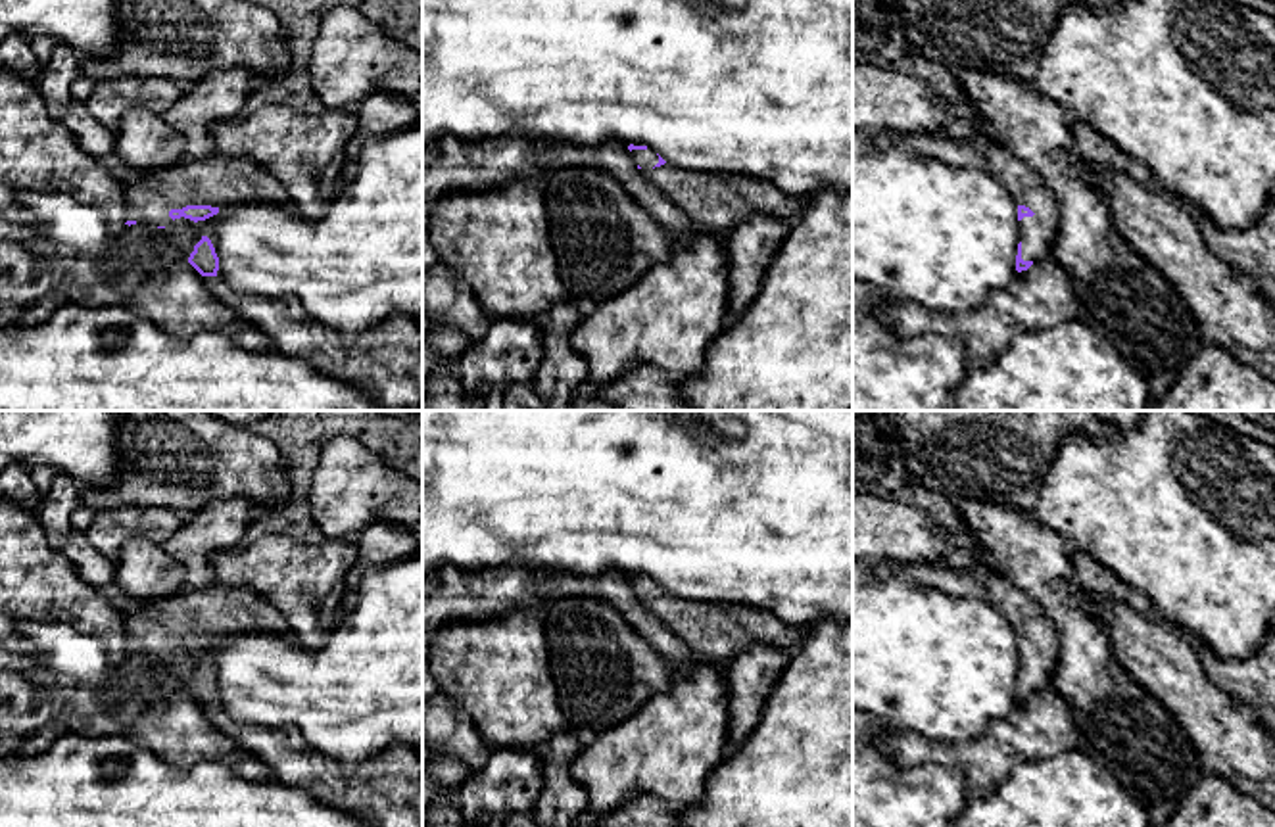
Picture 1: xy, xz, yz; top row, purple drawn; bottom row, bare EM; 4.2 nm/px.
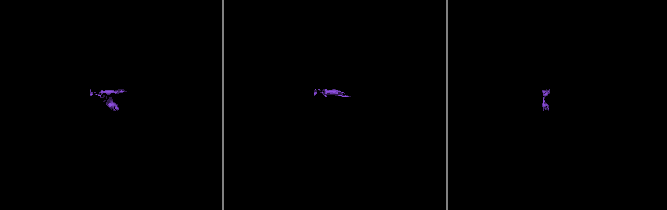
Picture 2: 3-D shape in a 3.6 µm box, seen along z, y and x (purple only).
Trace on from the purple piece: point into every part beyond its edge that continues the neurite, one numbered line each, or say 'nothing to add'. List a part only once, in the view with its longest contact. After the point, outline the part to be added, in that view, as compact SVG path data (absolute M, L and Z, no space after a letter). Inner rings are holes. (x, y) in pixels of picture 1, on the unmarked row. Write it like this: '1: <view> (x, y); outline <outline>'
1: xy (217, 611); outline M221 583L184 589L150 601L119 599L125 650L171 658L171 639L225 637L244 631L290 633L280 612L259 593Z
2: xy (386, 791); outline M221 700L204 706L209 721L236 746L263 760L273 779L300 787L317 800L346 810L374 827L422 827L422 754L405 746L390 746L382 754L348 764L313 750L298 729L269 729L230 720Z

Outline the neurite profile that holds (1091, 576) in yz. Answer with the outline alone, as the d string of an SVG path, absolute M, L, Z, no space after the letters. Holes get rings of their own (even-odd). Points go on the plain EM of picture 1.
M1077 551L1071 556L1071 562L1071 579L1075 589L1125 604L1148 620L1158 618L1158 612L1146 595L1127 585L1121 578L1118 578L1112 570L1096 562L1085 551Z

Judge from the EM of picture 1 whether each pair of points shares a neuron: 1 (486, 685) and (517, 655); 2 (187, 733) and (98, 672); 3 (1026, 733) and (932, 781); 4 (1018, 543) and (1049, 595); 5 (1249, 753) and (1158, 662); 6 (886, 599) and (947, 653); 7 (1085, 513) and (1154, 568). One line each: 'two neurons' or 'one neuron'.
1: one neuron
2: two neurons
3: two neurons
4: one neuron
5: one neuron
6: one neuron
7: one neuron

